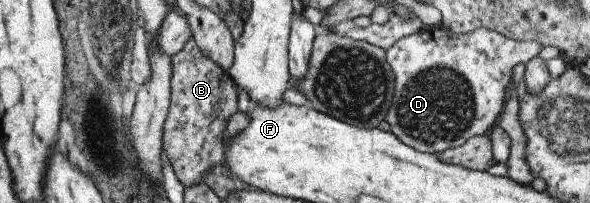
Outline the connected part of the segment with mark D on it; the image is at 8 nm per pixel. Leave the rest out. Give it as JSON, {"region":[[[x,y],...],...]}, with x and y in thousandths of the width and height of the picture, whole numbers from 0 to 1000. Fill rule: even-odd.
{"region":[[[729,128],[727,143],[717,143],[717,153],[703,163],[703,172],[676,192],[669,222],[654,241],[656,310],[663,320],[663,350],[666,350],[666,369],[669,369],[669,458],[666,463],[666,498],[663,502],[663,527],[659,532],[654,586],[663,621],[661,645],[669,660],[669,675],[676,675],[686,714],[697,714],[700,734],[725,759],[751,754],[751,744],[758,744],[758,734],[781,724],[781,714],[788,714],[798,675],[819,670],[829,655],[831,635],[844,606],[846,571],[853,547],[859,433],[864,419],[871,330],[880,310],[892,320],[900,291],[907,291],[917,246],[919,232],[910,202],[873,202],[871,192],[863,192],[861,182],[842,163],[841,153],[822,138],[805,143],[805,153],[795,163],[795,172],[775,172],[775,163],[768,163],[754,128]]]}

